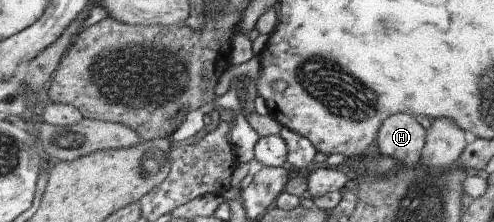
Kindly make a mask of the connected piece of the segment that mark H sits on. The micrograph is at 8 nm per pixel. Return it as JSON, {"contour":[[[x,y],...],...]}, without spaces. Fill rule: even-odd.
{"contour":[[[395,113],[387,117],[379,128],[375,149],[379,155],[395,159],[403,168],[419,163],[425,147],[426,130],[416,121],[413,114]]]}

